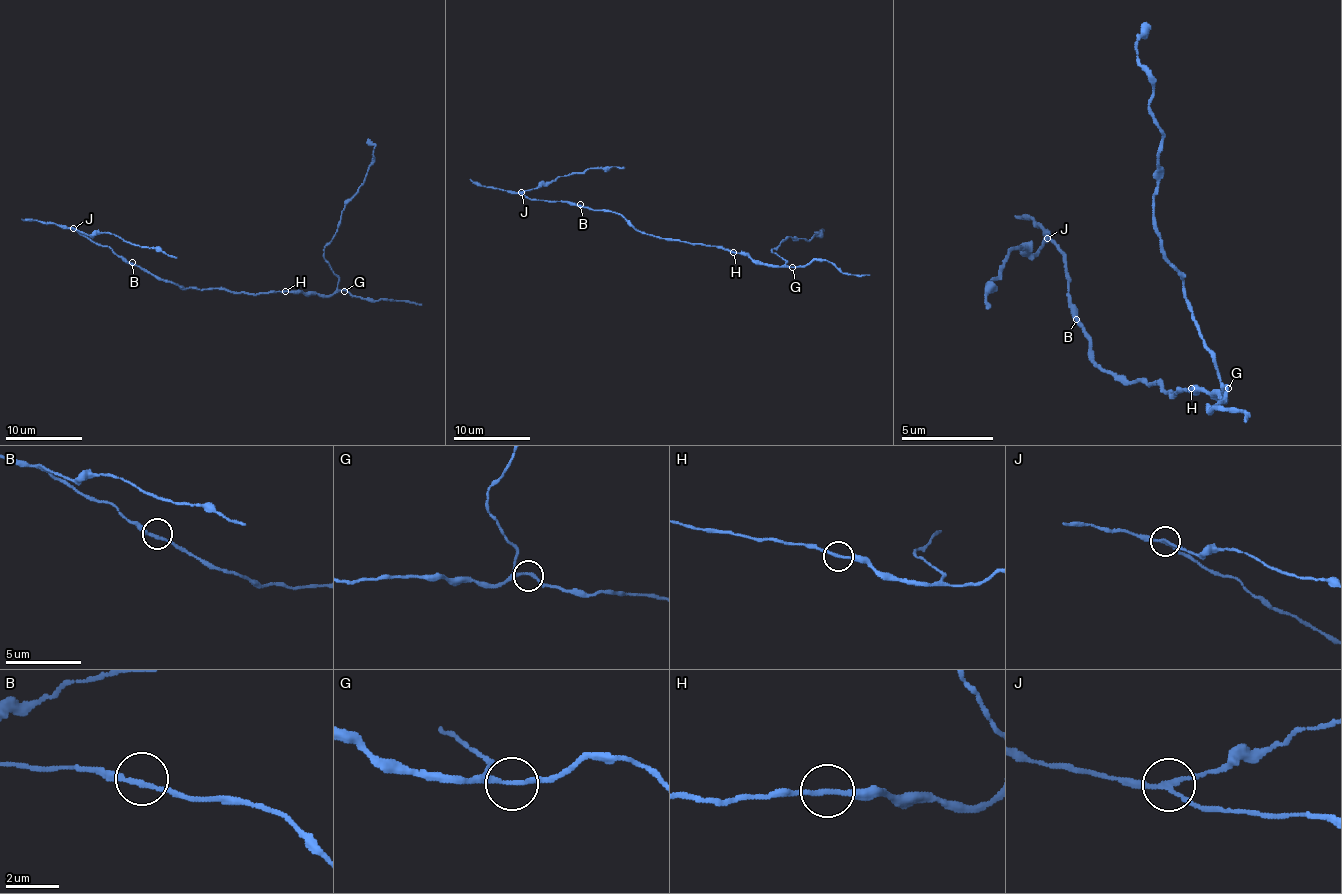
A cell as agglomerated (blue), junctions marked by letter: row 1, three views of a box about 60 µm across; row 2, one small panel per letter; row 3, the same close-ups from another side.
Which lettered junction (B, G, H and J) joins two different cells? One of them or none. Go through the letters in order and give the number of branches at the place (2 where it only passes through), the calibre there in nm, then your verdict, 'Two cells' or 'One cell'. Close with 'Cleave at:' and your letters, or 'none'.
B: Branches: 2. Thickness 200 nm. One cell
G: Branches: 3. Thickness 170 nm. One cell
H: Branches: 2. Thickness 180 nm. One cell
J: Branches: 3. Thickness 160 nm. Two cells
Cleave at: J

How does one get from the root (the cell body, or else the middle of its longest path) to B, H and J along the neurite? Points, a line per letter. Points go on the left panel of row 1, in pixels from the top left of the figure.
B: (230, 291), (178, 287), (170, 281), (157, 279), (132, 262)
H: (230, 291), (285, 291)
J: (230, 291), (178, 287), (170, 281), (157, 279), (138, 266), (124, 262), (107, 247), (96, 245), (73, 228)

